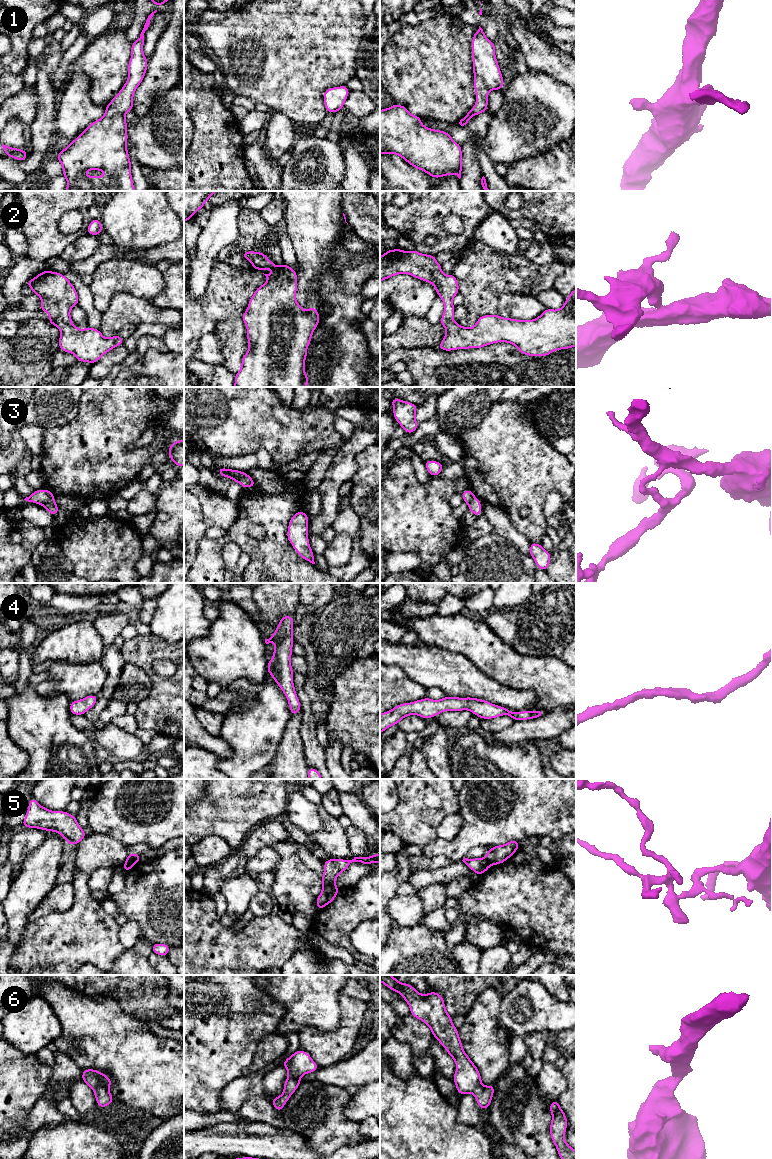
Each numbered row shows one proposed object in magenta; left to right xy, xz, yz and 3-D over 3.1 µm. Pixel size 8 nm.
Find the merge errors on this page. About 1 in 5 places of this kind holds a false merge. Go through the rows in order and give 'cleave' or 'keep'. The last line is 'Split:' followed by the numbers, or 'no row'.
1: keep
2: keep
3: cleave
4: keep
5: cleave
6: keep
Split: 3, 5

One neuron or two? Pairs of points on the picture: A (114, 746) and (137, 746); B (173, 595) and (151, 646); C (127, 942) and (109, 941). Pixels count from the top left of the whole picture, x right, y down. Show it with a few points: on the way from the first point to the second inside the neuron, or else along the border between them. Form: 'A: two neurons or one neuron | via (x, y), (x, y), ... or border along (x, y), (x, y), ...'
A: one neuron | via (120, 746), (131, 746)
B: two neurons | border along (150, 631), (165, 642), (173, 644)
C: two neurons | border along (119, 927), (118, 939), (125, 948)

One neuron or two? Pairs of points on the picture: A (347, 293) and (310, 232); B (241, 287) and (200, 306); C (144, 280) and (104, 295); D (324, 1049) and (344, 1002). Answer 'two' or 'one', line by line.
A: one
B: one
C: one
D: one

